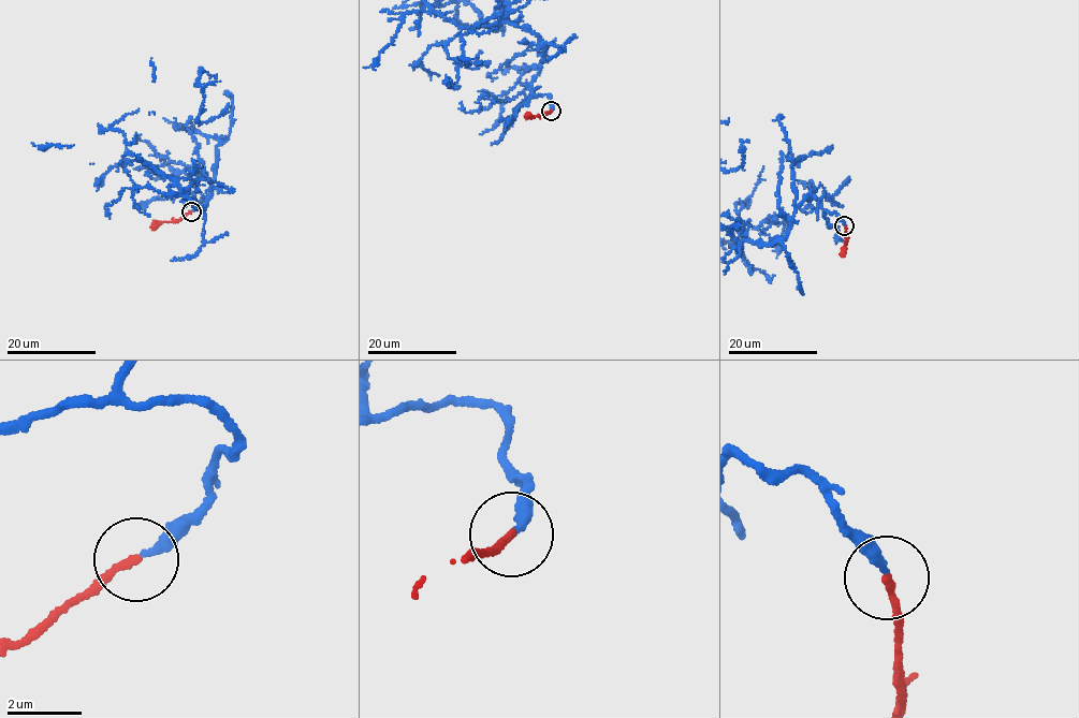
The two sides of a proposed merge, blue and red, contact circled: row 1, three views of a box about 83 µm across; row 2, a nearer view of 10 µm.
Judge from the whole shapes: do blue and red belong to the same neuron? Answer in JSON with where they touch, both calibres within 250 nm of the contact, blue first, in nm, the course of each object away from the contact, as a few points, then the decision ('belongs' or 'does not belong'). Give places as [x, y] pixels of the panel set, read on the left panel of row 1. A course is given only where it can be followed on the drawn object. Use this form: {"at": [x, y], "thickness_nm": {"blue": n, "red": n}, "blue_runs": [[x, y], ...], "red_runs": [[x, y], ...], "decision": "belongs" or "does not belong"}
{"at": [191, 211], "thickness_nm": {"blue": 240, "red": 200}, "red_runs": [[191, 211], [176, 221], [159, 221], [151, 226]], "decision": "belongs"}

